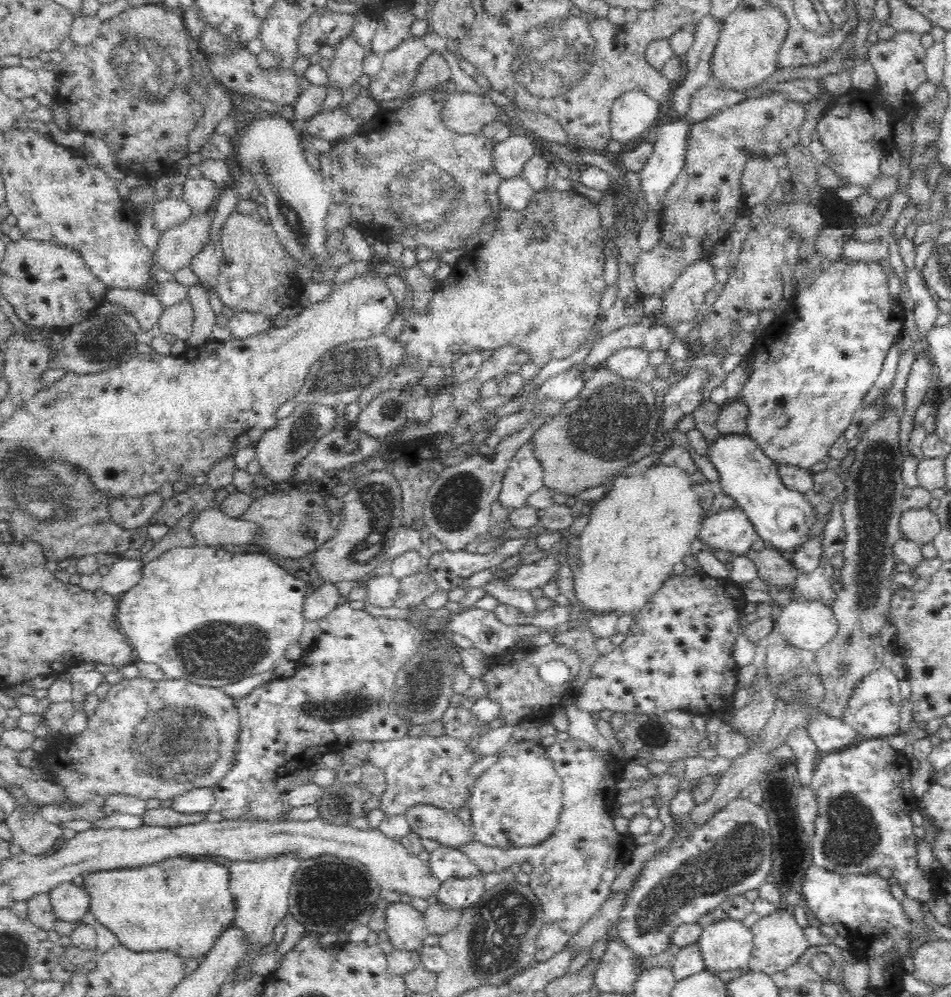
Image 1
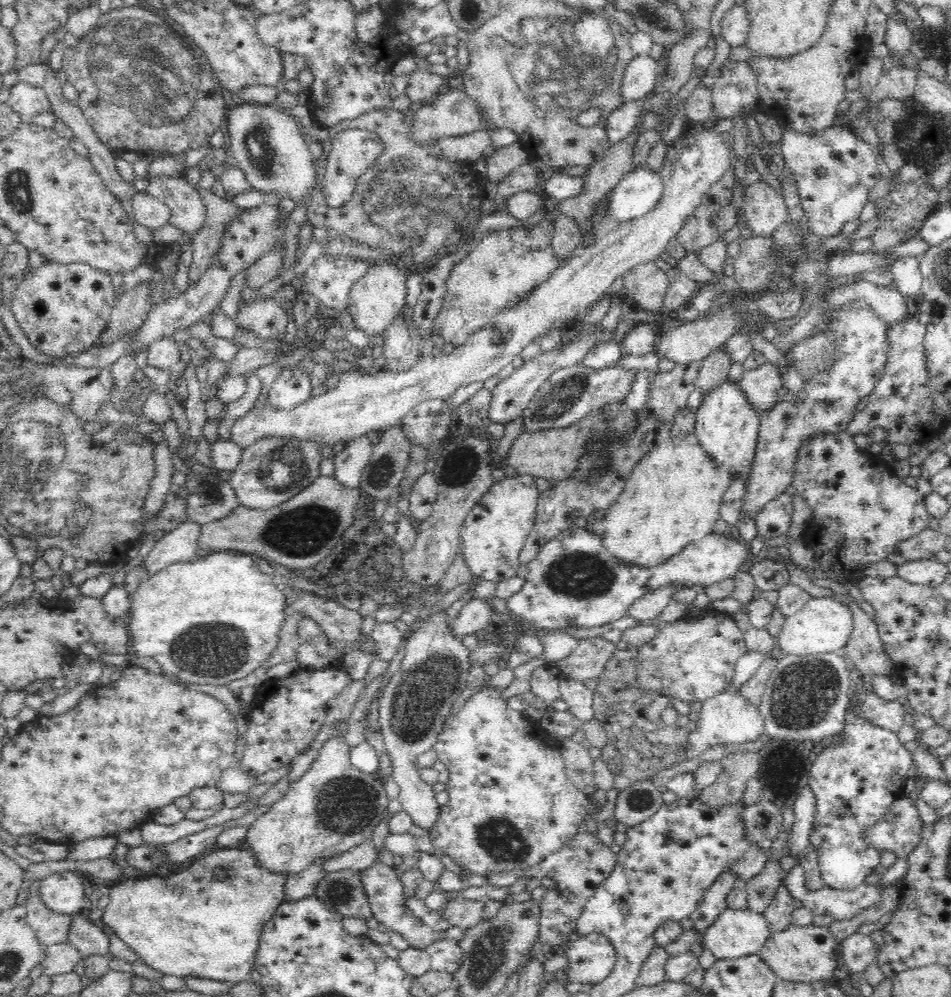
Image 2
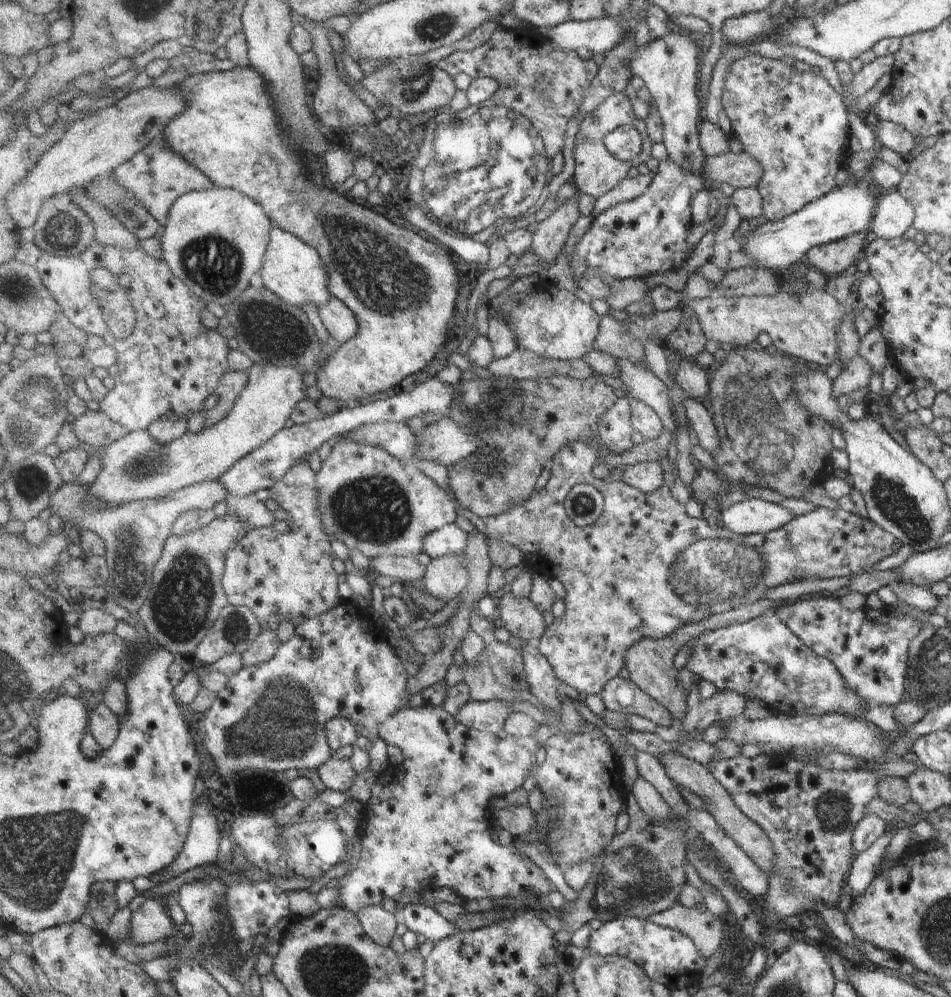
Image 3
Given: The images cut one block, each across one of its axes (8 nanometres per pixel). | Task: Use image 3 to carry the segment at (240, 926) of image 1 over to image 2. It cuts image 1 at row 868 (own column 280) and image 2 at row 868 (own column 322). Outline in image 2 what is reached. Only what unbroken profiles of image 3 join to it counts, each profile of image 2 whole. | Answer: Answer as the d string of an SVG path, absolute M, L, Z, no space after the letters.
M344 737L327 742L312 768L302 778L291 783L286 794L251 824L245 837L248 844L246 850L252 853L256 868L288 878L302 872L312 863L336 858L350 848L370 841L374 827L388 814L389 799L380 781L352 767L348 759L349 749L344 745Z

